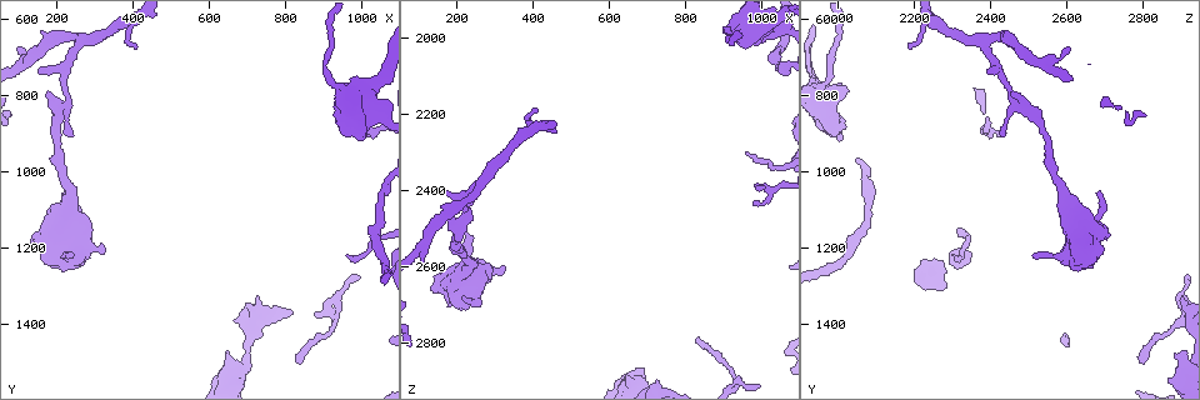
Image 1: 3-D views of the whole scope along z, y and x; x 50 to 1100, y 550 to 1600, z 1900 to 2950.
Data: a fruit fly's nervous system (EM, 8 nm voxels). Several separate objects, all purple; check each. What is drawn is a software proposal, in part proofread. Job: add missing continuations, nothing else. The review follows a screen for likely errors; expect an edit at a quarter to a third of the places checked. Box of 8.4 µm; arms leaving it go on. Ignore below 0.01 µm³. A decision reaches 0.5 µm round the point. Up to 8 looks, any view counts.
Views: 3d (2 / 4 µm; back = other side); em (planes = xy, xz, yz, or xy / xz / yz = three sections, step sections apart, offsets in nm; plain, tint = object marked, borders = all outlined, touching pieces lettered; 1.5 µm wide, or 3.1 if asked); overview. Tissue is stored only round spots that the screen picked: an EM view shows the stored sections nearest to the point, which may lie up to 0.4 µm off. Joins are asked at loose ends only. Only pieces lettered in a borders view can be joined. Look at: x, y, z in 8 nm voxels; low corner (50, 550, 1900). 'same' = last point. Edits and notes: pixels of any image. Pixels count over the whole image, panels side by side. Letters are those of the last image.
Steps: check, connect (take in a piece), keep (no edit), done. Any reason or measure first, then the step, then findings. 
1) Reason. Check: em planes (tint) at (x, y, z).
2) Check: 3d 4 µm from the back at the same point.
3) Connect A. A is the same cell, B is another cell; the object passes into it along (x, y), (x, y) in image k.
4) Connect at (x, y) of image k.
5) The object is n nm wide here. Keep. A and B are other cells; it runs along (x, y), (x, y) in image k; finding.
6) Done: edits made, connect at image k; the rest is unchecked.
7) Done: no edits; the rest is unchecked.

Thin end. Check: em xy step 8 (borders) at (835, 1500, 2790).

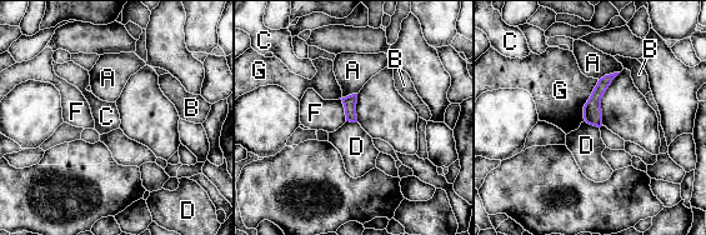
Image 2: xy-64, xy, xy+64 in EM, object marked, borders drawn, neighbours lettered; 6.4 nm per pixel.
Check: em planes (borders) at the same point.

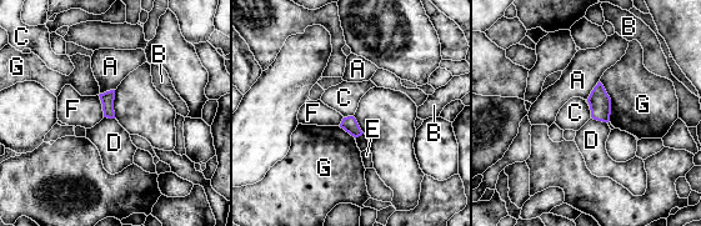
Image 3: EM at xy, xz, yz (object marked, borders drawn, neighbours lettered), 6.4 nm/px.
The object is 90 nm wide here. Keep. A, B, C, D, E, F and G are other cells; a border runs along (589, 106), (591, 116) in image 3; none of them fits.

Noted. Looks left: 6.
Check: em yz step 4 (borders) at (315, 1220, 2615).

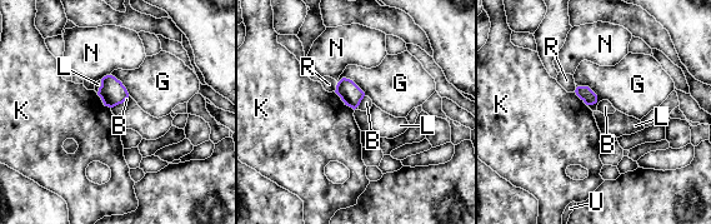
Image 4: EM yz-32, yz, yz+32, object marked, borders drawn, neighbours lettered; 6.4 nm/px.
Another direction. Check: em planes (borders) at the same point.

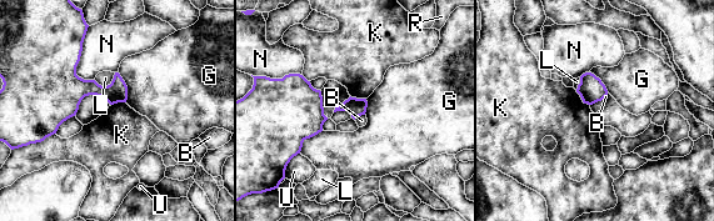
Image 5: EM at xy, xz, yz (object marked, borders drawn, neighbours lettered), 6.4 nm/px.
Keep. B, G, K, L, N, R and U are other cells; no lettered piece goes on from it.

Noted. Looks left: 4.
Tapers out. Check: 3d 4 µm at (420, 680, 2190).

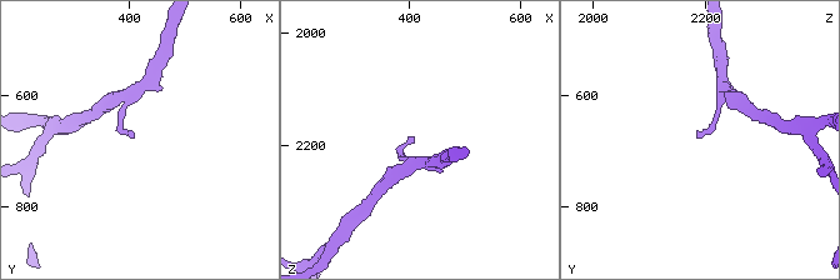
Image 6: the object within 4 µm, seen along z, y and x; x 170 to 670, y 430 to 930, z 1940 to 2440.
Shape alone is not enough. Check: em planes (borders) at (410, 675, 2190).

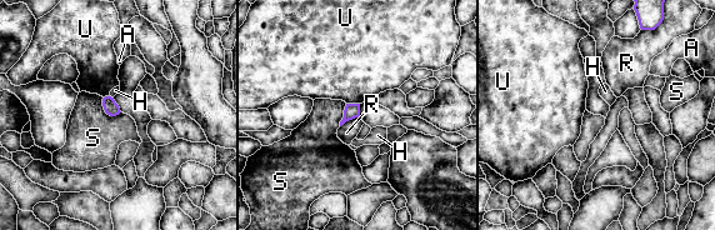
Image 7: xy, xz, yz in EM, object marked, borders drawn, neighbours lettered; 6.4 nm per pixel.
Keep. A, H, R, S and U are other cells; no lettered piece goes on from it.

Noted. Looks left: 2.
Done: no edits; the rest is unchecked.

